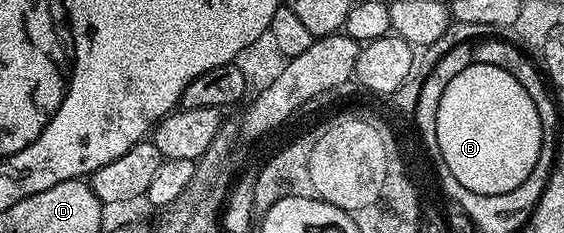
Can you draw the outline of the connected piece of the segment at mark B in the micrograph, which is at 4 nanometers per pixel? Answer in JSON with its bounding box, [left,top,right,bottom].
[438,63,542,192]

